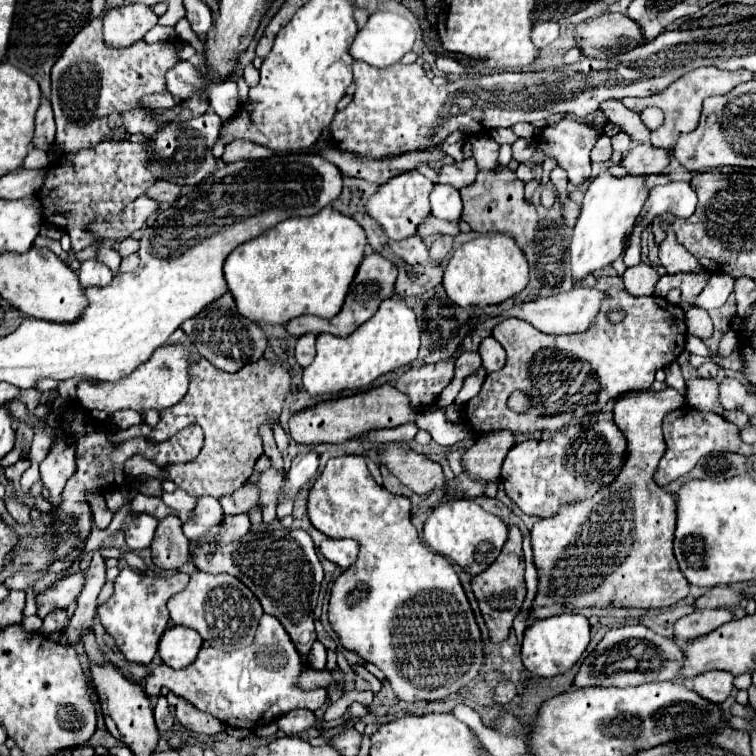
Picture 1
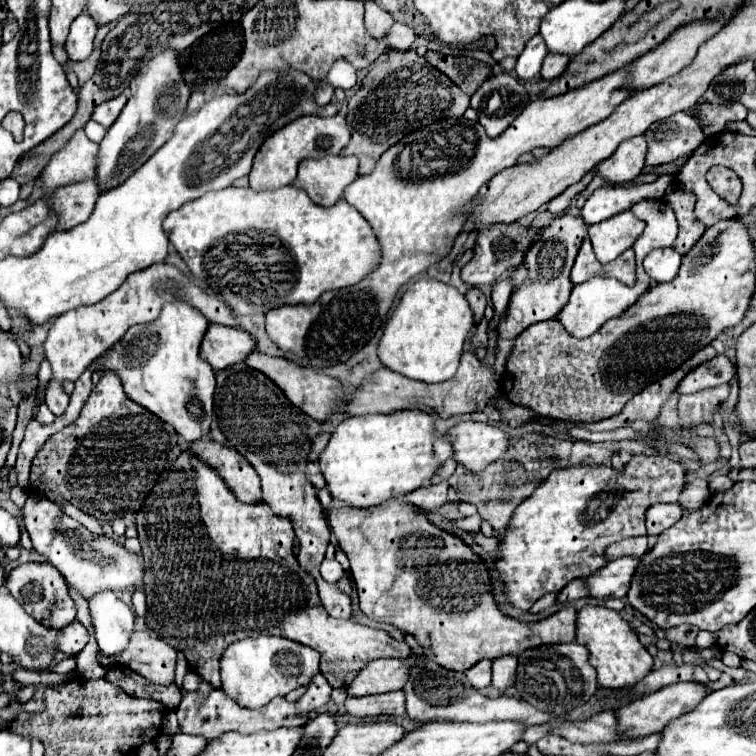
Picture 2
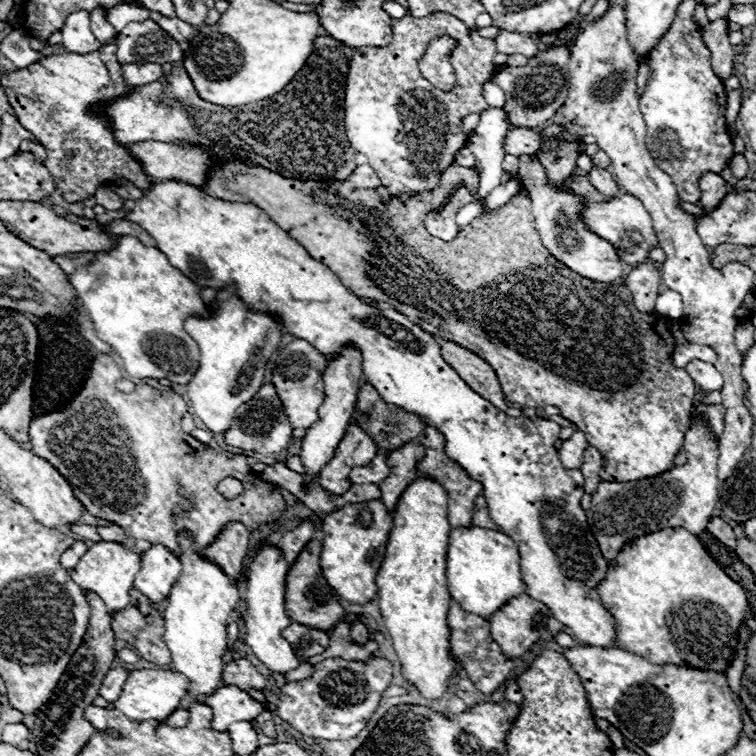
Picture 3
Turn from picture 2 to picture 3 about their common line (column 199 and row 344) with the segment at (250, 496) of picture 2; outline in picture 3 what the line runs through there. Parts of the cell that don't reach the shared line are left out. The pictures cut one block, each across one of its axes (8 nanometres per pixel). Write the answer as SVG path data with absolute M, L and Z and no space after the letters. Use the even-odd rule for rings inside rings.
M444 340L440 344L440 348L442 348L444 360L448 360L448 364L452 364L452 368L456 368L458 376L474 392L484 396L490 404L494 404L502 412L508 410L500 382L496 378L496 372L490 368L490 364L486 360L482 360L474 352L468 352L466 348L460 348L458 344L452 344L448 340Z

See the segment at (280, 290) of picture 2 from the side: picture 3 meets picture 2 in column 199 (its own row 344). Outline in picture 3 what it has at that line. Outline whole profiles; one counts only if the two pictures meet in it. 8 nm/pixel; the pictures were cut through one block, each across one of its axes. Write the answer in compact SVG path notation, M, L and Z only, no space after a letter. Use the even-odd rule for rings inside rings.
M228 286L218 292L218 300L212 306L212 318L188 318L184 322L186 332L200 346L200 368L186 386L192 412L214 434L230 430L236 408L248 402L264 384L266 364L280 346L282 326L268 314L250 312L246 304Z

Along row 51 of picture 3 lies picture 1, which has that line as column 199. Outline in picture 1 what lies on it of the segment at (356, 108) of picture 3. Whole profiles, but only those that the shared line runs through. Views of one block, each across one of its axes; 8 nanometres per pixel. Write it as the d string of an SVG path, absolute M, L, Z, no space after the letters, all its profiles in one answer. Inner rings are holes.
M194 352L192 354L192 388L188 390L184 400L180 400L172 408L166 408L164 412L160 412L162 418L156 424L154 432L148 436L152 442L162 442L190 424L198 424L204 430L205 440L200 456L188 464L174 464L172 468L168 468L166 472L170 472L170 480L178 488L186 490L192 496L214 496L216 500L238 490L252 476L254 464L262 456L262 440L258 436L258 426L266 424L268 418L280 416L282 402L284 402L288 388L290 388L290 374L280 364L272 364L264 358L260 358L258 362L248 364L234 374L228 374L228 372L212 366L206 358L202 358L200 354Z

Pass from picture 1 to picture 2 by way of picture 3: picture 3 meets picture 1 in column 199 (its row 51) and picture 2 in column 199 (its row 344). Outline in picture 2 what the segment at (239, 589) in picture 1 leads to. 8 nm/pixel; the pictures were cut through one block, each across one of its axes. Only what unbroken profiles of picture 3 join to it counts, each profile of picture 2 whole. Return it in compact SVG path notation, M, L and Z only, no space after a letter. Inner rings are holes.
M216 688L202 704L198 704L196 700L196 692L190 692L182 698L178 710L178 722L180 722L180 730L184 734L194 734L194 736L204 736L206 740L212 740L224 732L236 730L236 732L260 732L260 730L274 730L280 726L286 728L296 728L296 726L304 726L310 720L308 712L298 712L296 704L288 702L286 698L274 698L270 704L262 706L260 710L250 710L250 708L240 708L234 700L228 700L228 696L224 696L224 692L220 688Z

